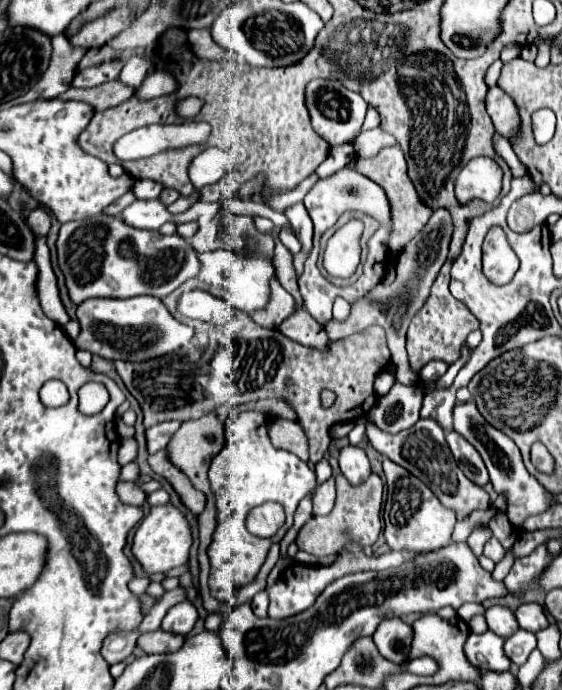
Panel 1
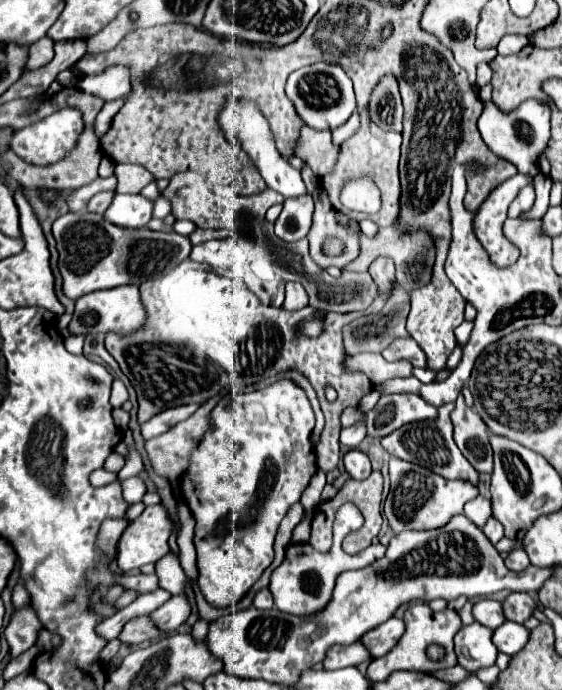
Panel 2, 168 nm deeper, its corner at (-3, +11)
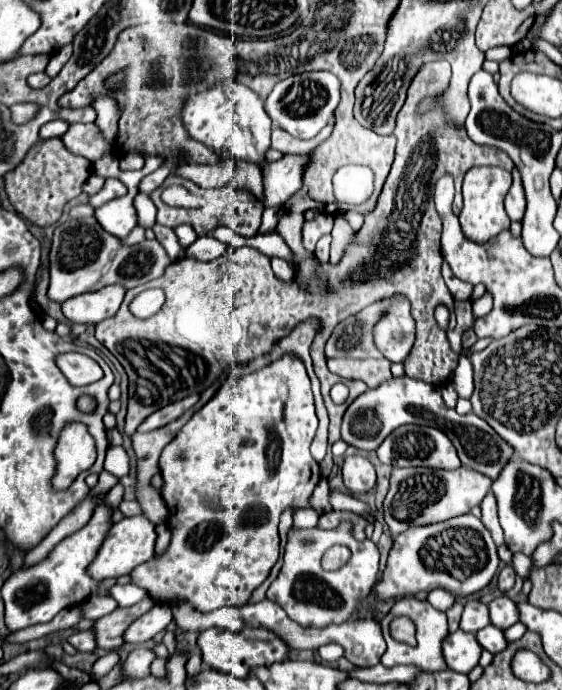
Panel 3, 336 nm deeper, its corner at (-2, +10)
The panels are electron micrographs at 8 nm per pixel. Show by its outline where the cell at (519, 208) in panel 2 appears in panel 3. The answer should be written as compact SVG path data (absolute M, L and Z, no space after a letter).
M514 167L512 171L512 187L506 195L506 213L512 221L520 221L524 217L524 209L526 209L526 197L524 197L524 187L522 187L522 179L518 169Z

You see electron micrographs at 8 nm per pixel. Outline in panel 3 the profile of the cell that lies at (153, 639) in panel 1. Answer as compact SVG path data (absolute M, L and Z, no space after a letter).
M144 597L138 605L132 607L118 607L116 611L112 611L110 615L104 615L100 619L94 621L92 631L96 633L96 645L102 649L116 649L120 647L122 641L122 633L124 629L136 621L140 615L144 615L146 611L150 611L154 607L154 601L150 597Z

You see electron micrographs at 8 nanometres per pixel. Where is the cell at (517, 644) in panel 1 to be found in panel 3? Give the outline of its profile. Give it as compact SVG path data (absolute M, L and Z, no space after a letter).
M488 625L488 627L480 629L480 631L476 633L476 641L480 643L482 649L486 649L486 651L490 651L490 653L500 653L500 651L504 651L504 647L508 645L506 639L504 639L504 633L502 633L500 629L496 629L494 625Z

